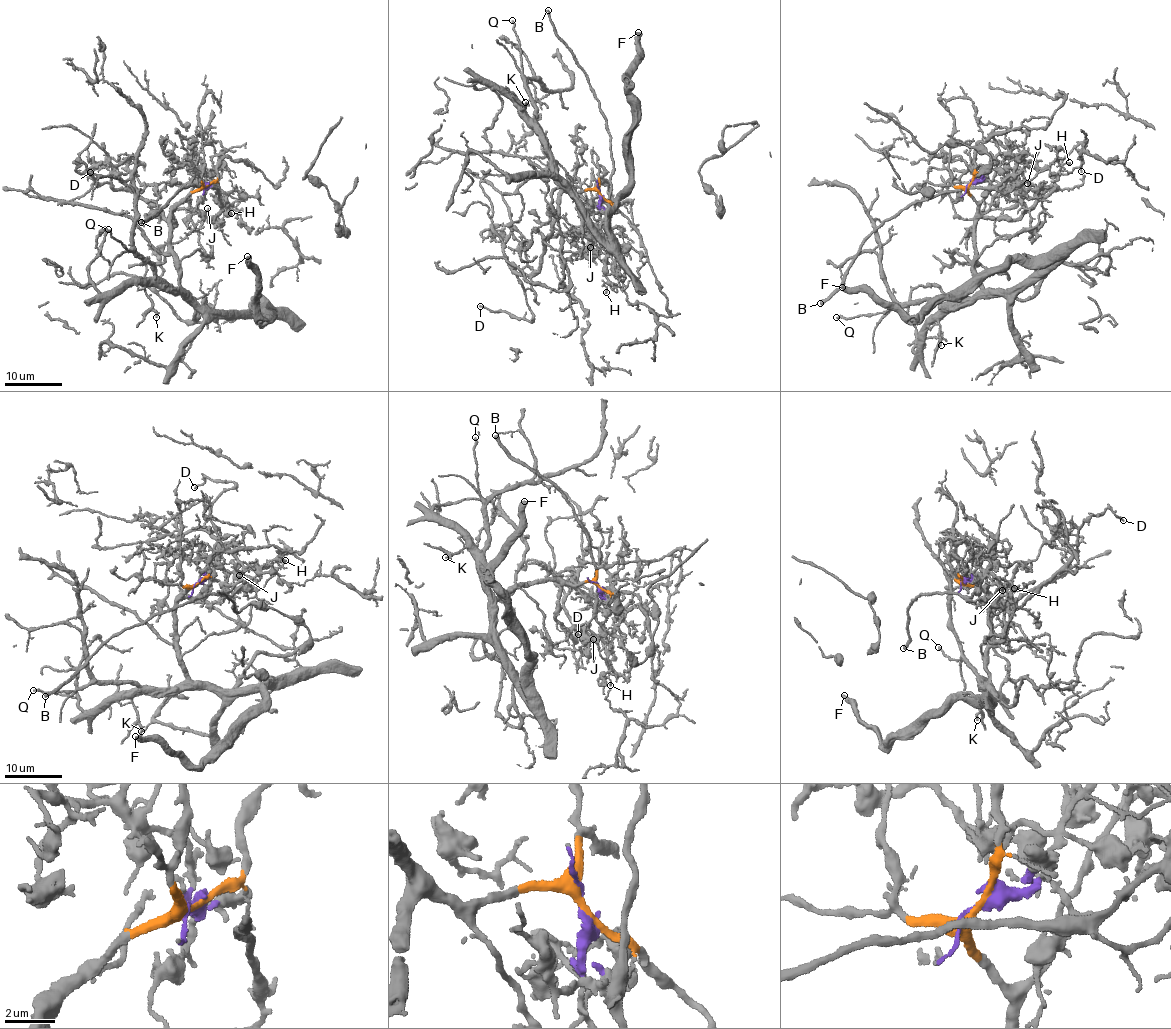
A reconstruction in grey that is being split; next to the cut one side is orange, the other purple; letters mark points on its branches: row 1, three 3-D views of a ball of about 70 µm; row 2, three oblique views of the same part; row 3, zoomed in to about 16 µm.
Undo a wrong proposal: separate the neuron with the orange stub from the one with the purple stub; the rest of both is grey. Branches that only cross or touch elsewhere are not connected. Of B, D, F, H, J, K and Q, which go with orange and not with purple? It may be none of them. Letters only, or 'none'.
D, F, K, Q

